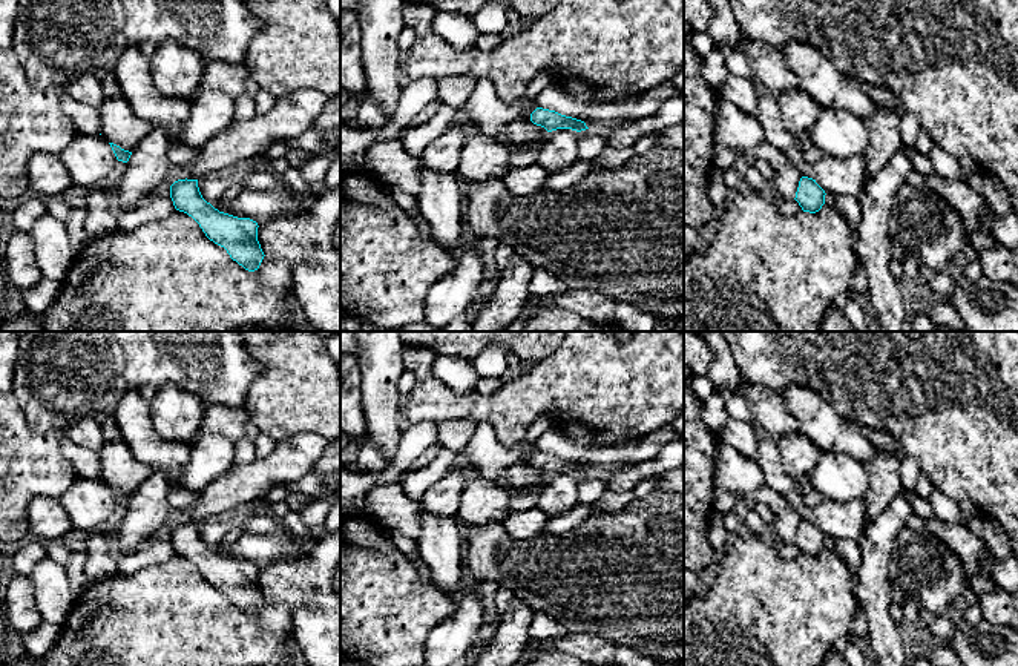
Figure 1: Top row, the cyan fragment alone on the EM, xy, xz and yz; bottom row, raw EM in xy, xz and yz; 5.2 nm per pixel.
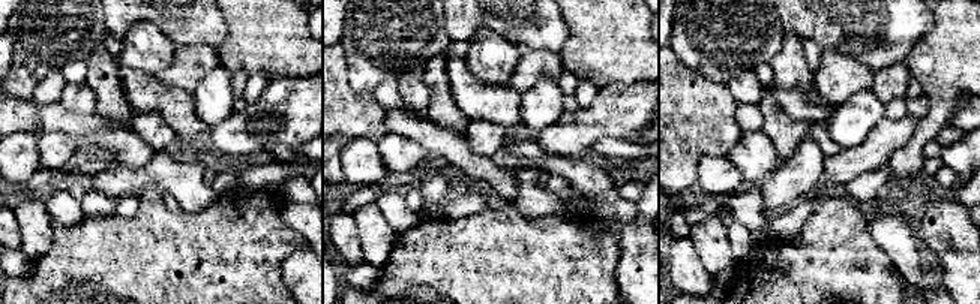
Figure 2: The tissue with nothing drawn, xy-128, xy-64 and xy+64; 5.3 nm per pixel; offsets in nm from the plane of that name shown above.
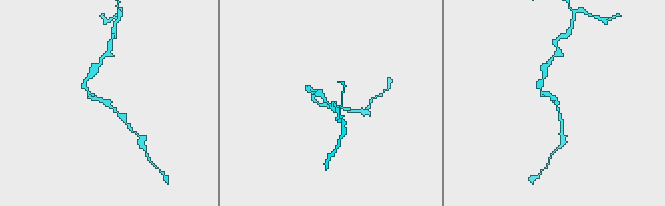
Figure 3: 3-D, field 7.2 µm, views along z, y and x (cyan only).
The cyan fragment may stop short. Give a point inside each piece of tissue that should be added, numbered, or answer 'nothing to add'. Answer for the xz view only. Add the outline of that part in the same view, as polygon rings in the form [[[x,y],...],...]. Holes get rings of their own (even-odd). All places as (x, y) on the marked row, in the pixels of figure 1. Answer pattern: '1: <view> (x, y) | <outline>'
nothing to add

